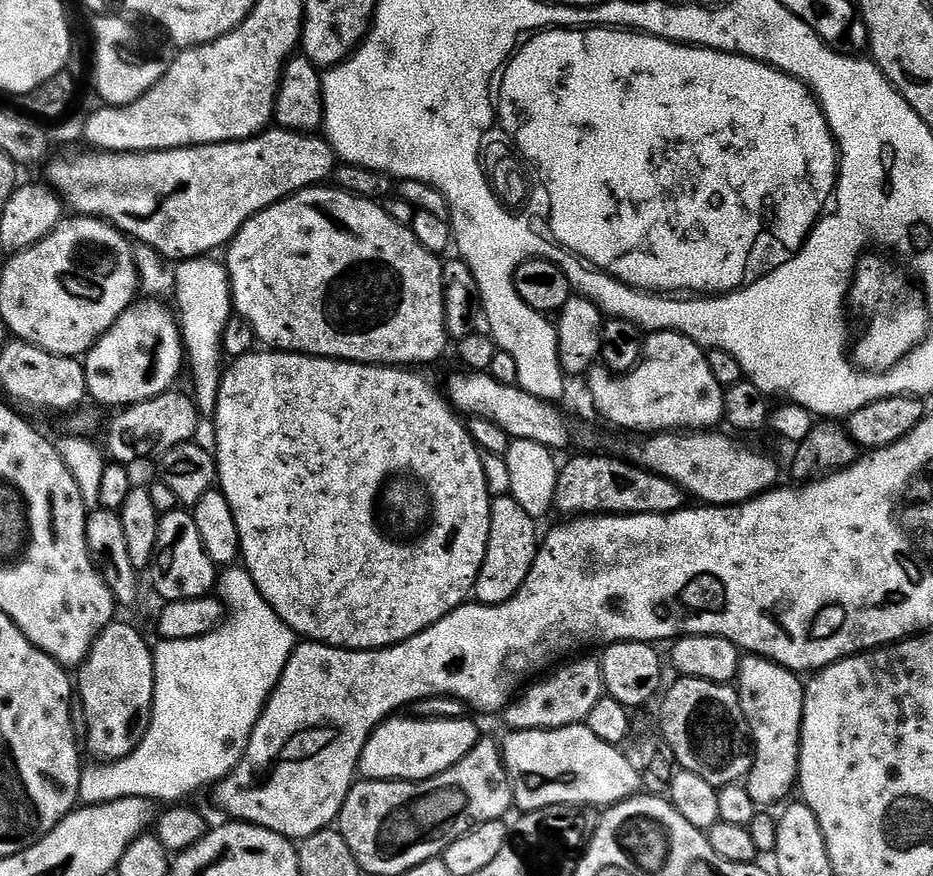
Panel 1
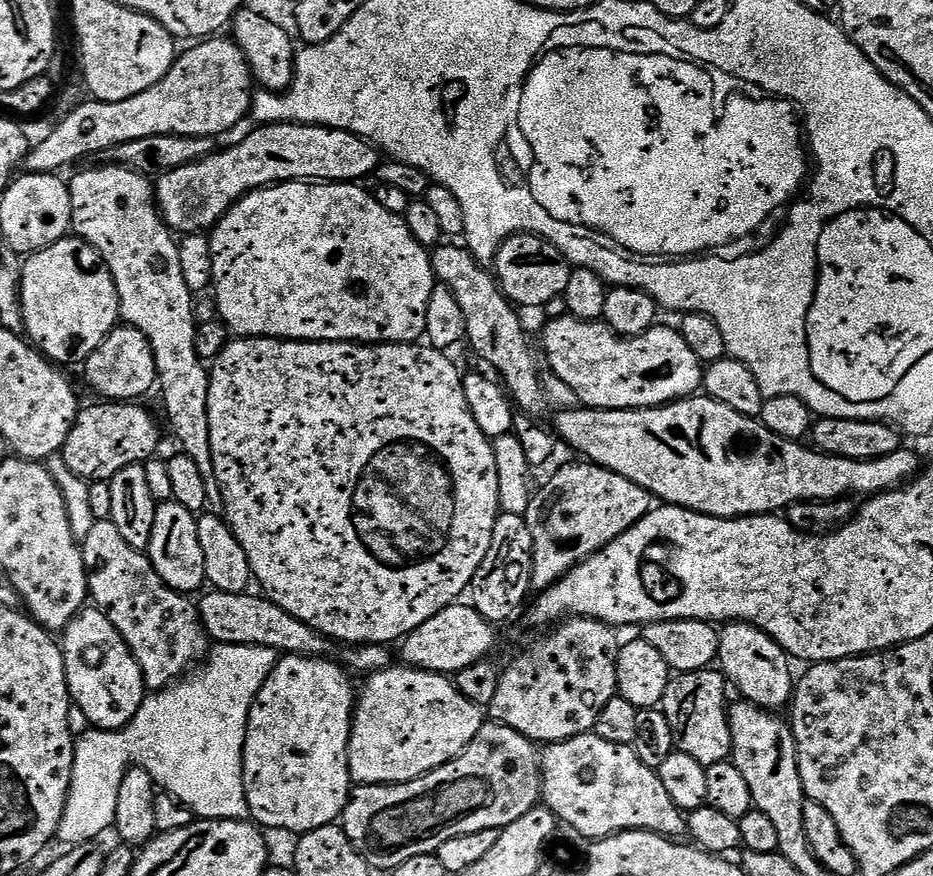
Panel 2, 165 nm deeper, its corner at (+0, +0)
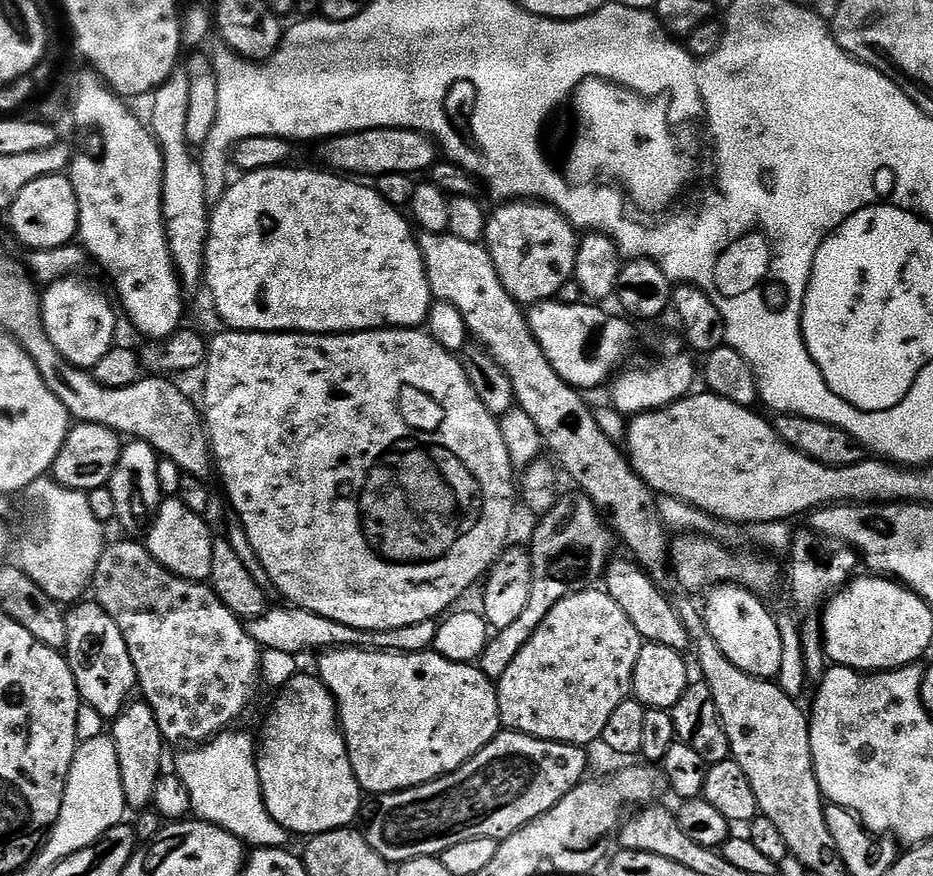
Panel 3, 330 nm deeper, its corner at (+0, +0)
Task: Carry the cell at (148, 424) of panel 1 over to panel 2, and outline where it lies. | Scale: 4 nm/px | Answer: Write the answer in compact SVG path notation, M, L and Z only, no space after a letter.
M96 402L81 407L74 426L66 438L62 455L66 466L83 480L112 481L126 466L144 464L157 455L160 428L156 420L136 402Z

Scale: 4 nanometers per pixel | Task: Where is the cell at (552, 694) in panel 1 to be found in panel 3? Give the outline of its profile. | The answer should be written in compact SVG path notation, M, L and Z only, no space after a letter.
M588 591L573 592L562 598L562 602L558 602L550 614L546 614L538 630L534 630L526 646L518 650L514 662L510 662L506 674L502 674L496 684L500 722L507 731L521 732L559 744L589 746L600 740L614 709L632 696L634 662L642 647L638 630L634 630L634 622L626 618L622 606L618 606L618 602L614 602L607 592Z

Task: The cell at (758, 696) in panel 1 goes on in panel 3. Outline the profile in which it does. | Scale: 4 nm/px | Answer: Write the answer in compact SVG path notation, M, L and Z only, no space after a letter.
M718 584L708 594L702 603L702 615L724 657L738 670L760 680L776 678L782 666L782 634L777 617L760 601L763 599L738 584Z

